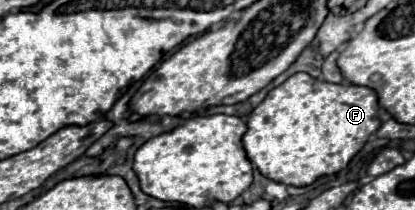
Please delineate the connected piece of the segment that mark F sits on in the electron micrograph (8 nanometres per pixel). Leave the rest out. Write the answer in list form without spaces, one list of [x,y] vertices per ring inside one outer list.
[[[294,73],[282,85],[274,87],[266,99],[248,117],[248,131],[244,135],[244,149],[258,171],[278,183],[304,187],[322,175],[334,175],[348,165],[348,161],[362,149],[366,139],[380,127],[378,97],[370,87],[336,85],[310,77],[308,73]]]

